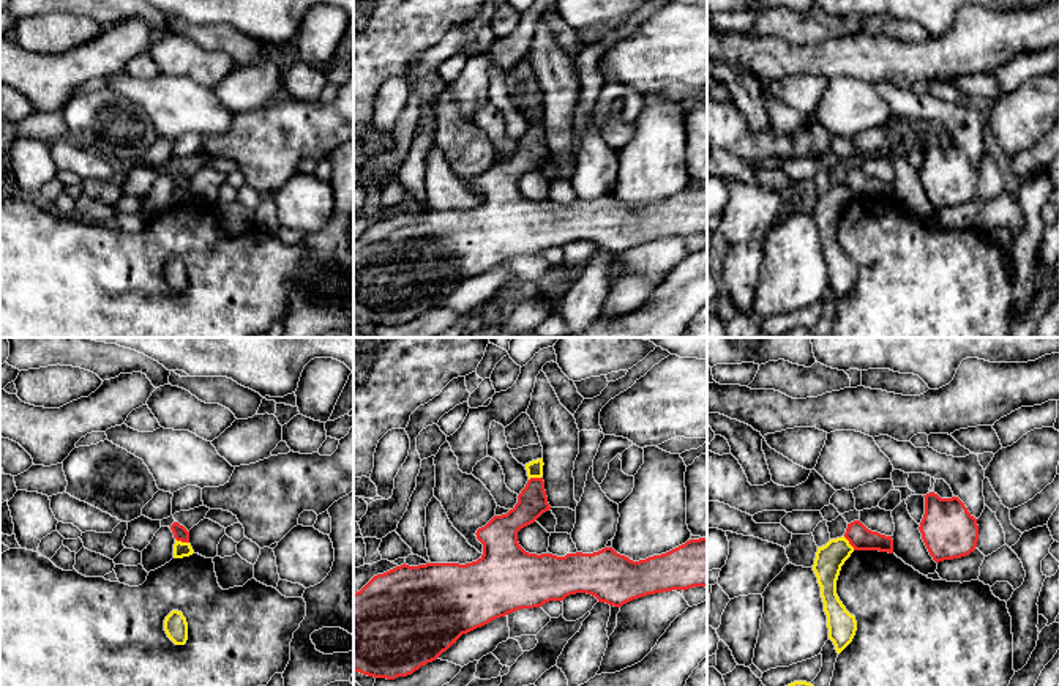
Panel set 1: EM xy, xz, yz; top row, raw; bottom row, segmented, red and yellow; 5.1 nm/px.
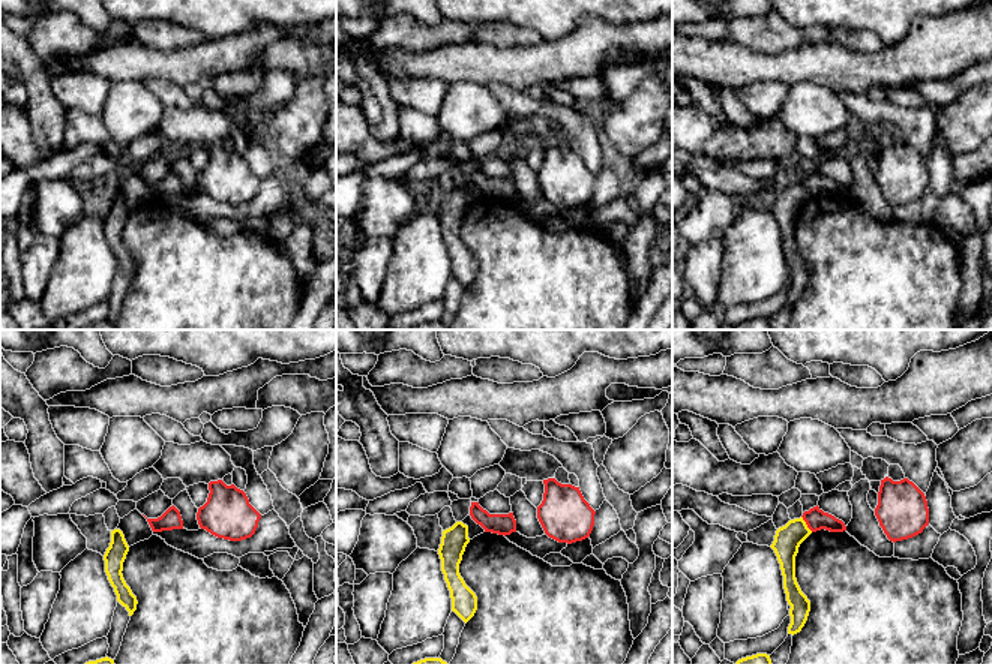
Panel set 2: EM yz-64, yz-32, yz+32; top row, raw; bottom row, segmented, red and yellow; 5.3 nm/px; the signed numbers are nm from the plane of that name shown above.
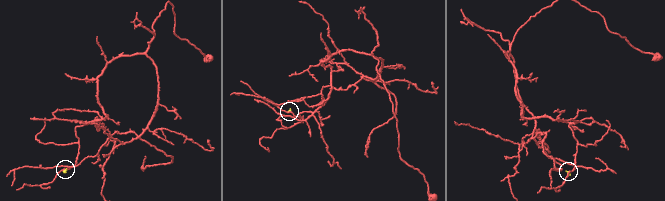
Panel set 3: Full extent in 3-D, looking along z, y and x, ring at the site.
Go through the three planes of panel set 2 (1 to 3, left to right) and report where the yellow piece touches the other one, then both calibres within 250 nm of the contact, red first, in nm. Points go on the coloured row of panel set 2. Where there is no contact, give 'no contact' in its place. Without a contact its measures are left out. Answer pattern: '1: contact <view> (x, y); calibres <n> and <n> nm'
1: no contact
2: no contact
3: contact yz+32 (806, 523); calibres 120 and 140 nm

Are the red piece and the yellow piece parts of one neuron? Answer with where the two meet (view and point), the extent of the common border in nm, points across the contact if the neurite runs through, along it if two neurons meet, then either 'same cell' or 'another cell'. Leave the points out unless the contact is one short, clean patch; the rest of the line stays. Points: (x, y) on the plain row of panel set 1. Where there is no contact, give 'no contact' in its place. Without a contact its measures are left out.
meets red in xy at (182, 188); contact 80 nm long; border along xy (175, 185), (188, 190); another cell

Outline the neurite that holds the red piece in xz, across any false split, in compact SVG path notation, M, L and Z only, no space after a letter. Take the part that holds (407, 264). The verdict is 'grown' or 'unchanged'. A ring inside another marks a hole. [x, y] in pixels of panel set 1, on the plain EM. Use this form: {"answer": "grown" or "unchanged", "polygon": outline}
{"answer": "unchanged", "polygon": "M530 125L507 161L494 162L477 177L483 202L472 210L401 211L374 222L354 240L354 319L395 326L412 322L436 308L456 287L489 268L519 255L541 254L570 241L587 240L614 254L655 240L707 235L707 185L646 207L633 208L604 194L593 200L529 200L518 189L518 178L549 158L543 125Z"}

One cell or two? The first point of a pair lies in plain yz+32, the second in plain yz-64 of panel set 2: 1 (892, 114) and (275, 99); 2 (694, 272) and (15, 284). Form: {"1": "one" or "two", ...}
{"1": "two", "2": "two"}

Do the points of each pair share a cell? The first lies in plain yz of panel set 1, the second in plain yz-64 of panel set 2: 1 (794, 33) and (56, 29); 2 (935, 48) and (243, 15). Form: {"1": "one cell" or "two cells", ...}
{"1": "one cell", "2": "two cells"}

